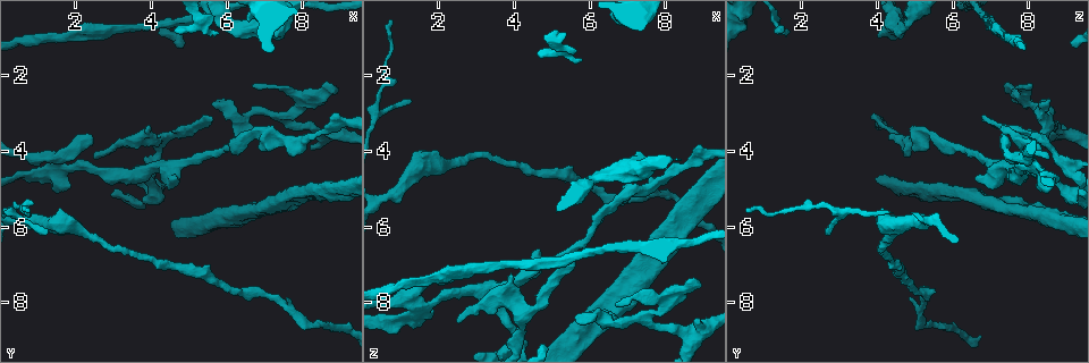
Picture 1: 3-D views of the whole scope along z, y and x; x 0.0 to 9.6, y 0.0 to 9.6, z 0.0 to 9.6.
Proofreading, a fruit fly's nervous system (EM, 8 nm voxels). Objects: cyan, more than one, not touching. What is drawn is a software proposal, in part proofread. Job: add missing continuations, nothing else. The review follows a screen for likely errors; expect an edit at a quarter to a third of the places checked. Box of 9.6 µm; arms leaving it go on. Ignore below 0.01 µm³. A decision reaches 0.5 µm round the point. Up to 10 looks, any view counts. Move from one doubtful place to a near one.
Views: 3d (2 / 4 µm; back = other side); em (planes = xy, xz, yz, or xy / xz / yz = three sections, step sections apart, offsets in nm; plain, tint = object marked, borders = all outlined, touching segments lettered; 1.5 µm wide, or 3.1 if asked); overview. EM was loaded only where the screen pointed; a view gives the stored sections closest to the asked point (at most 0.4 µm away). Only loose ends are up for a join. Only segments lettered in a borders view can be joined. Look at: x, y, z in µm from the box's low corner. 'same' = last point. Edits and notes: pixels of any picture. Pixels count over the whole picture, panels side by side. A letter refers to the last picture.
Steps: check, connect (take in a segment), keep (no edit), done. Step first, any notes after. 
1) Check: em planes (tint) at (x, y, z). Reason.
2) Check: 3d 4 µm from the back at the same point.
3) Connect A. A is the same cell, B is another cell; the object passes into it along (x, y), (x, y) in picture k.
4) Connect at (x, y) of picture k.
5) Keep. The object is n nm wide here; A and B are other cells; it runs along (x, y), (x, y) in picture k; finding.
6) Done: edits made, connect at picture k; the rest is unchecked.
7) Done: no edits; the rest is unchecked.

Check: em xz step 8 (tint) at (1.25, 6.15, 2.65). Tapers out.

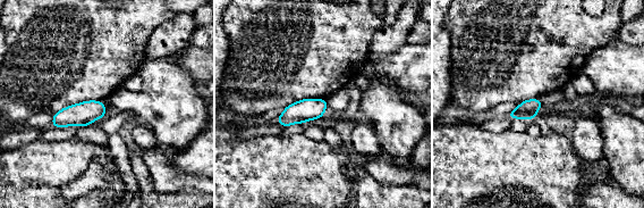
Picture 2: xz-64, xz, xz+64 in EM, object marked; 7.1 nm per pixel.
Check: em planes (borders) at the same point. Another direction.

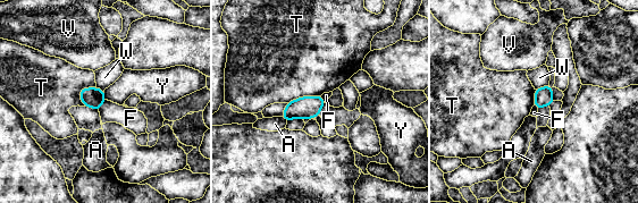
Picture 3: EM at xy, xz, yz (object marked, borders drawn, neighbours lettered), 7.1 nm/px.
Keep. A, F, T, V, W and Y are other cells; a border runs along (106, 100), (99, 110) in picture 3; none of them fits.

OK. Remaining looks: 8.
Check: em planes (borders) at (2.35, 3.65, 7.25). An open end.

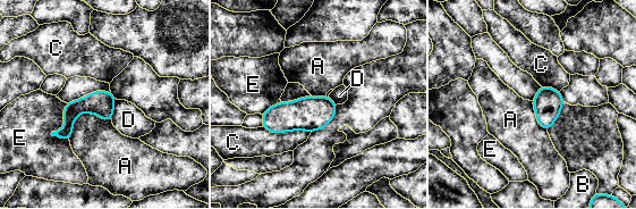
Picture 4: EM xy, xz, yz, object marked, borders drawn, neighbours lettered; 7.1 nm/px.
Keep. The longest contact is with C, 360 nm; A, B, C, D and E are other cells; none of them fits.

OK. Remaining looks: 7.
Check: 3d 2 µm at (5.85, 0.90, 1.50). Tapers out.

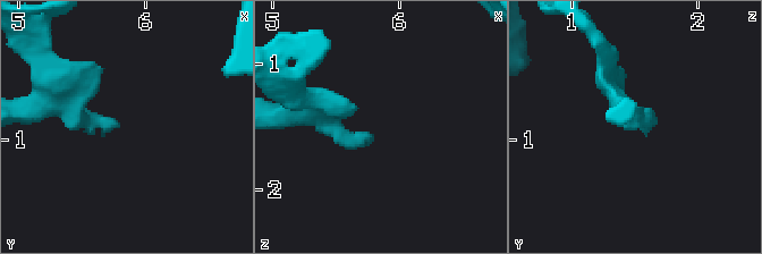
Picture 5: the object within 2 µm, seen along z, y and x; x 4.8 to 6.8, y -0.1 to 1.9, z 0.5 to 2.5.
Check: em xy step 8 (tint) at (5.76, 0.88, 1.54).

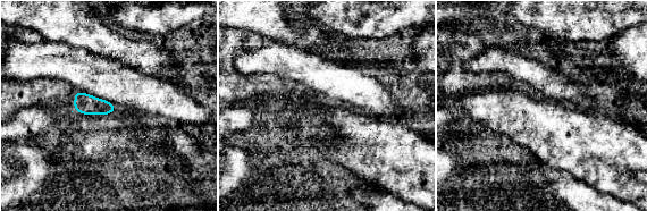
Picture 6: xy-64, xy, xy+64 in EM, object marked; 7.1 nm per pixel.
Check: em planes (borders) at the same point. Another direction.

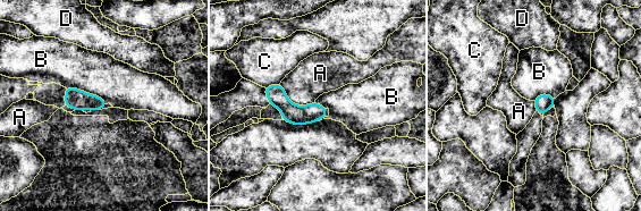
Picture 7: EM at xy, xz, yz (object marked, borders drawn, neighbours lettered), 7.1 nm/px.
Keep. A, B, C and D are other cells; none of them fits.

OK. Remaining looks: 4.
Check: em planes (borders) at (8.85, 3.05, 3.90). Thin end.

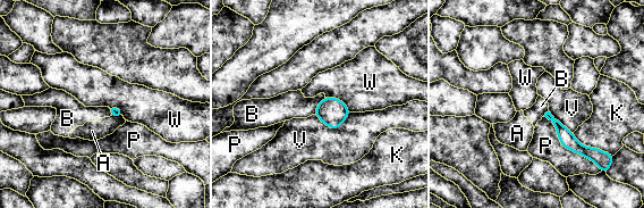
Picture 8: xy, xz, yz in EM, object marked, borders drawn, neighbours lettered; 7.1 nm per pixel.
Keep. A, B, K, P, V and W are other cells; it runs along (557, 123), (577, 148), (585, 150) in picture 8; no lettered segment goes on from it.

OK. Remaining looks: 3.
Done: no edits; the rest is unchecked.

